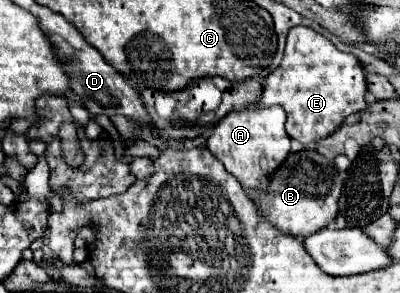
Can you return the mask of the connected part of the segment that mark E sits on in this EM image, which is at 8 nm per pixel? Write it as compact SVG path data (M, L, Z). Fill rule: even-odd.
M294 27L288 33L282 65L266 77L258 105L280 105L288 117L286 133L302 145L308 145L338 131L348 115L364 111L364 95L364 69L352 53L338 51L326 37L308 27Z

